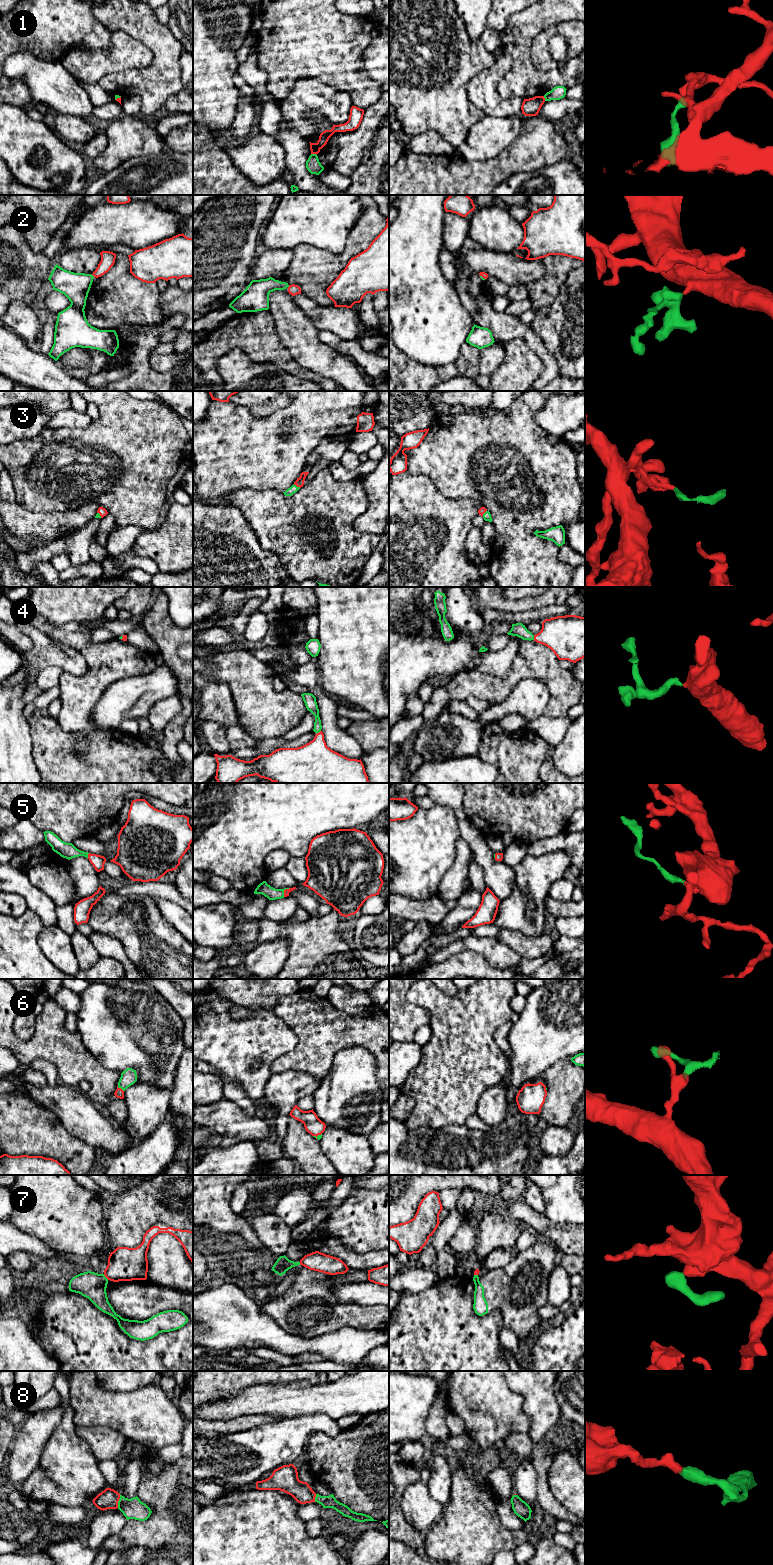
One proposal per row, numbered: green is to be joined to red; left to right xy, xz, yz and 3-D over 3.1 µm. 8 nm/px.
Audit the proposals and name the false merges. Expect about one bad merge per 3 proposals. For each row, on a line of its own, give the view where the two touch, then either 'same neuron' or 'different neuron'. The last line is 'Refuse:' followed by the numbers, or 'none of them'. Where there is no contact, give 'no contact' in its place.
1: xz | different neuron
2: xy | same neuron
3: xz | same neuron
4: yz | same neuron
5: xz | same neuron
6: xy | same neuron
7: xy | different neuron
8: xy | same neuron
Refuse: 1, 7

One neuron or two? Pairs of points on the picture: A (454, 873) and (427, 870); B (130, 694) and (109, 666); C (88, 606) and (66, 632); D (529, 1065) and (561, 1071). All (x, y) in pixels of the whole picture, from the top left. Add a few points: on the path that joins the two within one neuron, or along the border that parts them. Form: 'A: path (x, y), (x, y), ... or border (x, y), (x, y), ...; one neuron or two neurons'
A: border (456, 851), (454, 862), (443, 876), (437, 894); two neurons
B: border (142, 674), (118, 679), (101, 694); two neurons
C: border (83, 623), (67, 622), (52, 625); two neurons
D: border (569, 1057), (556, 1061), (529, 1082); two neurons

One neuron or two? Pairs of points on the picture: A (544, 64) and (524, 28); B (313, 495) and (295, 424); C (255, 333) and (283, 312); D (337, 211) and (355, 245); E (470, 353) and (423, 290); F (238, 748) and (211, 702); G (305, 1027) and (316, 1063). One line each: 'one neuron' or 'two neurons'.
A: two neurons
B: two neurons
C: two neurons
D: two neurons
E: two neurons
F: one neuron
G: one neuron

